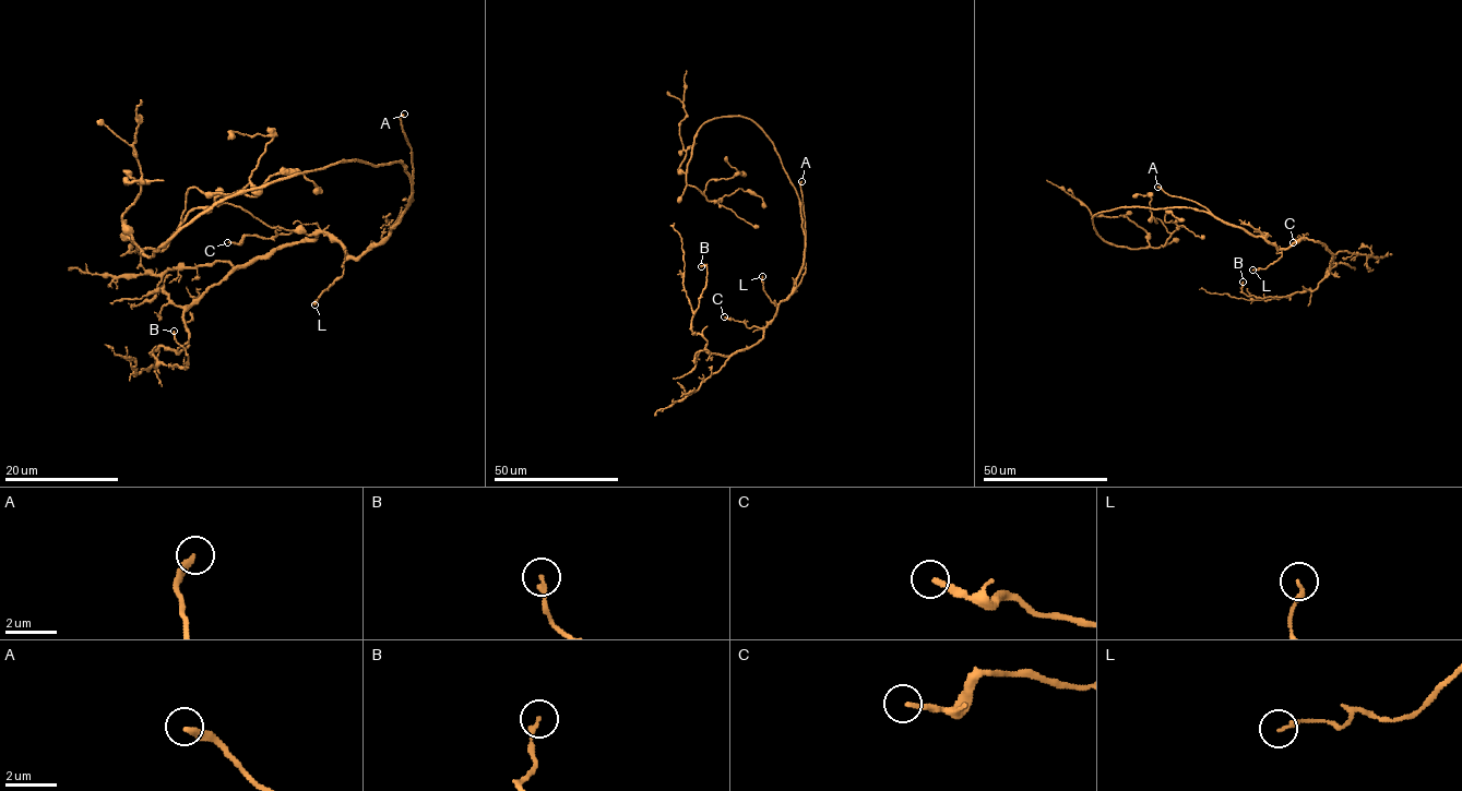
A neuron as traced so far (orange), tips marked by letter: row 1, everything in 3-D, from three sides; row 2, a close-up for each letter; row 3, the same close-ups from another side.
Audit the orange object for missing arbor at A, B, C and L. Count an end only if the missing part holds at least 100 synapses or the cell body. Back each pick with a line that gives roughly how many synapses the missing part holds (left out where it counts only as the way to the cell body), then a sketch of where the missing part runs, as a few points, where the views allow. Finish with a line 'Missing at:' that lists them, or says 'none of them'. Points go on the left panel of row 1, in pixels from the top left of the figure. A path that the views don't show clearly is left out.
A: missing branch runs (404, 114), (423, 134), (423, 146), (438, 153), (442, 164), (442, 175), (428, 189), (435, 212)
Missing at: A

